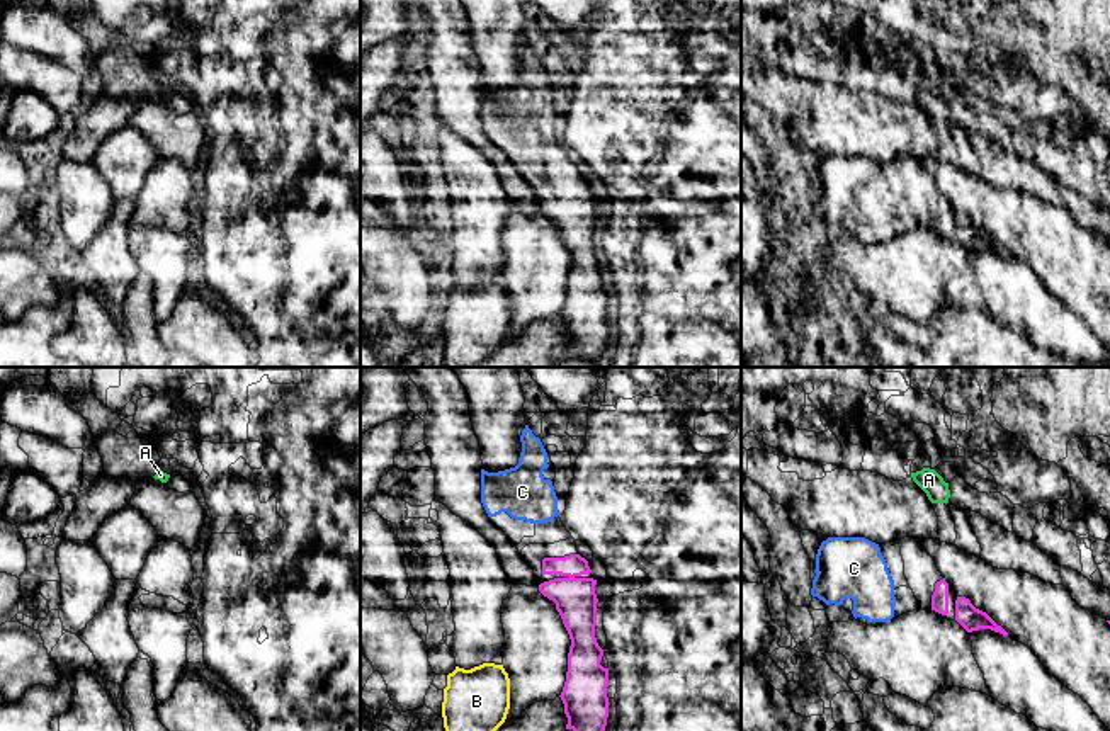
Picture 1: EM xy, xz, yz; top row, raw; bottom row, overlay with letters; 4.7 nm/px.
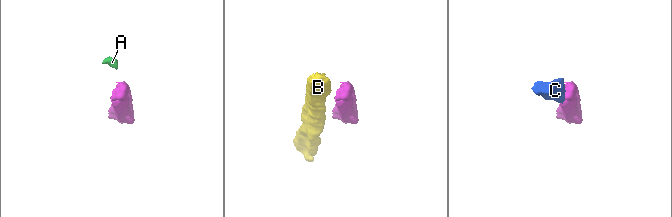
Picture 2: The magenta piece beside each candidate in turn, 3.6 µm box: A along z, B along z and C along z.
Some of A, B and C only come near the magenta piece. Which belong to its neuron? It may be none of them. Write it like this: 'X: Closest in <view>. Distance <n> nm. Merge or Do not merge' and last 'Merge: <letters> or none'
A: Closest in yz. Distance 360 nm. Do not merge
B: Closest in xz. Distance 240 nm. Do not merge
C: Closest in xz. Distance 170 nm. Merge
Merge: C

